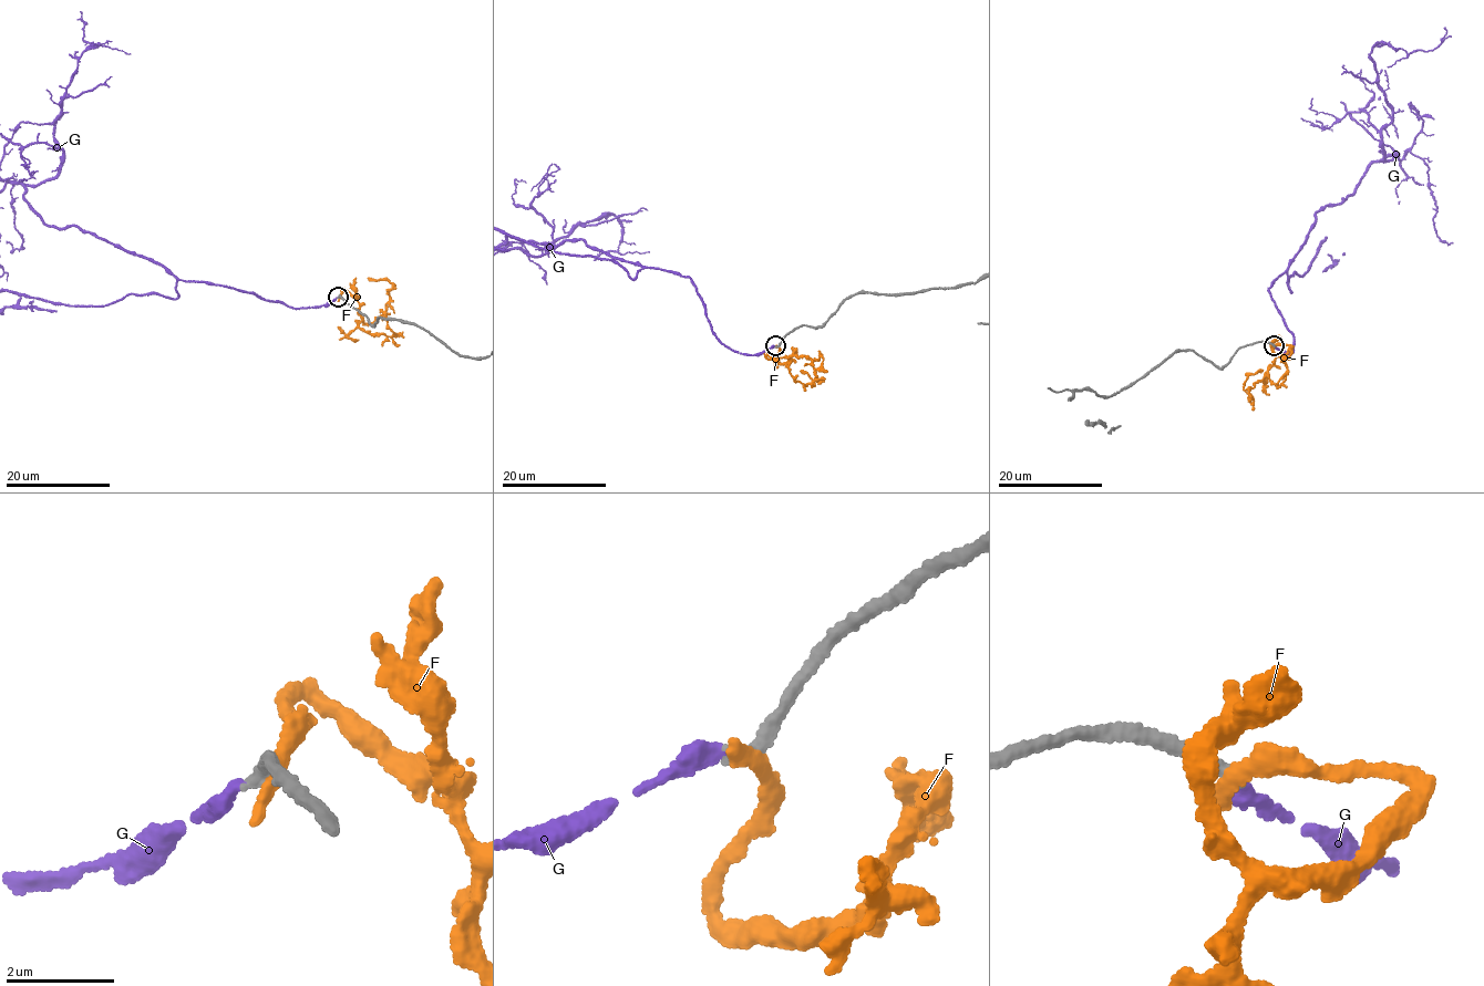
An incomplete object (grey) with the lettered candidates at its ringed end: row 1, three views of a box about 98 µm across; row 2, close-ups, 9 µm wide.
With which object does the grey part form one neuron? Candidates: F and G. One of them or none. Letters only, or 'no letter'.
G

